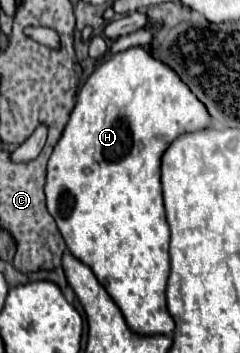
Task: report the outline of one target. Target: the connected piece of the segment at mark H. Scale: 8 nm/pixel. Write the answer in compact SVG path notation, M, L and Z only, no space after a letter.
M130 47L128 51L116 53L110 59L106 59L104 63L100 63L100 67L96 67L96 71L86 79L86 83L82 85L82 89L78 91L78 99L76 99L76 107L70 113L68 125L62 131L60 141L54 147L54 153L50 155L46 169L46 207L50 211L50 215L54 217L70 253L74 257L78 257L82 263L86 263L94 275L98 277L98 281L102 283L102 287L108 291L108 295L114 299L114 303L122 309L126 323L130 325L132 331L140 333L140 335L172 335L174 333L174 319L170 317L168 309L166 309L166 281L170 275L170 257L168 257L168 241L170 241L170 231L168 231L168 223L164 217L164 205L162 205L162 185L160 185L160 161L164 151L168 149L168 145L178 139L184 133L192 133L192 131L200 131L200 129L210 129L212 117L208 115L204 103L200 103L200 99L196 99L196 95L188 89L188 85L176 75L176 71L172 71L170 67L164 67L164 63L160 63L158 59L152 59L152 51L150 47Z

